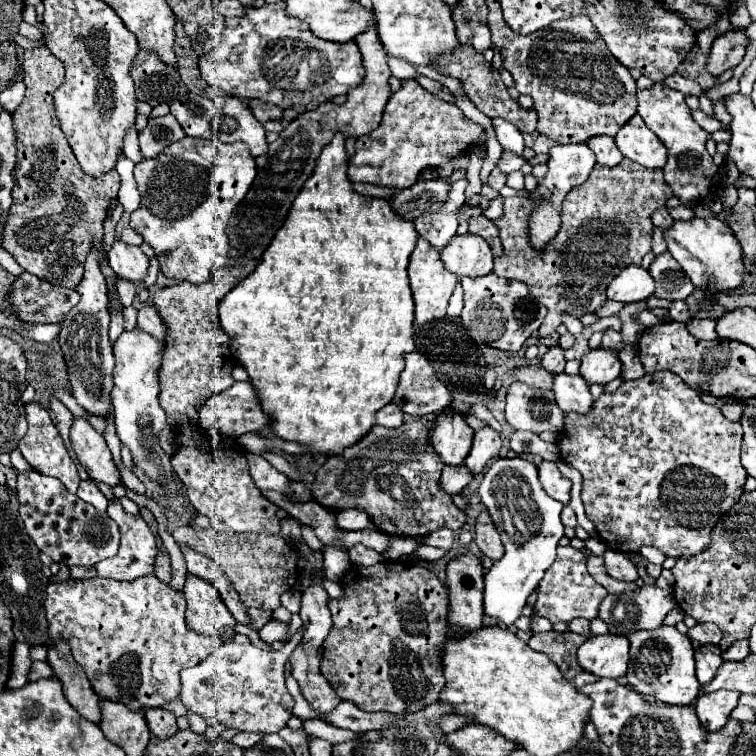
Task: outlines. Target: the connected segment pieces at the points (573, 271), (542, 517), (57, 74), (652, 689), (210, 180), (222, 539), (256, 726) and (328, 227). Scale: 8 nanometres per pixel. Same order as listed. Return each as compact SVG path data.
M624 158L620 164L612 168L596 164L588 180L566 194L562 202L562 212L560 212L560 218L562 218L560 230L544 250L532 250L532 246L528 246L528 218L532 216L532 210L536 204L522 196L504 198L504 218L496 220L496 226L500 228L500 238L504 244L504 256L494 260L494 274L510 280L526 282L530 294L548 308L548 314L542 326L538 328L538 338L546 338L554 334L556 328L562 324L564 314L580 318L604 306L608 282L612 282L612 278L620 274L620 270L624 270L626 266L640 264L644 254L652 250L654 226L650 216L654 210L666 206L666 200L670 196L672 196L672 190L664 182L662 170L648 170L628 158Z
M518 456L494 460L486 470L478 492L506 550L504 558L494 562L484 576L484 614L500 620L504 626L512 626L522 614L528 596L556 558L558 540L564 536L564 524L560 520L564 504L542 490L536 466Z
M32 48L24 52L24 82L26 96L22 104L12 112L14 130L16 130L16 150L18 162L14 168L14 204L8 212L8 222L4 226L4 248L16 258L16 262L30 274L66 288L76 288L84 276L84 262L92 242L104 238L104 220L108 214L110 200L118 196L120 176L116 170L106 174L104 178L92 178L80 170L80 162L76 160L64 132L60 130L60 122L56 122L56 110L52 102L52 94L64 82L64 62L56 58L48 48Z
M658 626L656 630L638 630L628 634L630 640L630 664L628 664L628 684L642 696L654 696L656 700L672 706L690 706L696 702L700 684L696 678L696 666L694 666L694 648L686 634L680 634L676 628L670 626Z
M188 136L162 150L160 156L136 164L134 178L142 200L130 214L130 228L154 248L164 276L200 284L214 268L228 264L228 218L244 200L254 176L256 162L246 144L204 142Z
M178 526L172 530L176 544L182 548L196 550L214 560L234 584L244 606L256 606L262 610L276 610L280 596L296 584L296 562L298 552L282 540L278 534L266 532L234 532L234 530L196 530L192 526Z
M298 628L294 636L286 642L286 646L278 652L266 652L252 644L222 644L200 664L182 670L182 704L190 712L204 716L210 726L224 724L240 732L260 734L278 732L290 720L294 706L294 700L284 684L284 662L290 658L292 650L301 641L302 631L302 628Z
M336 132L334 138L330 140L328 146L324 146L320 158L316 160L316 170L308 178L308 182L302 186L300 194L296 196L292 208L288 210L288 218L284 220L282 228L276 230L270 246L262 254L260 266L246 276L242 282L238 282L226 298L220 302L220 318L222 318L222 328L230 336L230 350L232 354L244 364L250 382L258 390L260 402L264 412L274 416L274 432L276 436L284 440L296 440L302 444L308 444L312 452L322 452L322 454L340 454L346 446L352 446L358 442L372 426L374 426L374 414L392 402L396 386L398 386L398 376L404 370L404 354L414 352L414 340L412 340L412 322L414 322L414 300L408 284L408 256L412 254L416 240L418 240L418 230L414 222L408 222L400 218L392 210L392 202L388 198L370 198L362 196L354 190L354 184L348 180L346 170L348 170L348 152L344 148L346 138L344 134Z

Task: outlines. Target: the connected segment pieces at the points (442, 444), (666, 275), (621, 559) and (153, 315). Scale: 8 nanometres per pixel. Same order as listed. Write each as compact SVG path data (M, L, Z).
M452 412L448 416L440 416L436 426L432 428L432 446L446 466L462 466L464 458L472 448L472 436L474 436L474 430L464 422L464 416L460 412Z
M668 252L656 256L648 272L656 280L656 298L686 300L694 292L692 280L684 274L684 270L680 270L680 264Z
M606 550L604 554L604 564L606 564L606 572L616 578L616 580L626 580L626 582L634 582L638 578L638 568L636 564L626 558L622 552L616 550Z
M146 304L144 308L140 308L140 312L138 312L138 328L140 330L144 330L146 334L150 334L150 336L154 336L156 340L160 340L162 342L162 352L166 350L166 336L168 336L168 332L166 332L166 326L164 326L164 322L162 322L162 318L158 318L160 314L156 312L156 306L152 306L152 304Z

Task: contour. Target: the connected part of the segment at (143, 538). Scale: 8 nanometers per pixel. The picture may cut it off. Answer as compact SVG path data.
M116 498L110 500L106 514L120 526L122 542L120 542L120 550L114 558L106 558L94 566L96 576L98 578L114 578L114 580L136 580L140 576L152 574L152 566L154 566L154 558L156 558L156 538L148 526L148 522L142 518L142 514L130 516Z

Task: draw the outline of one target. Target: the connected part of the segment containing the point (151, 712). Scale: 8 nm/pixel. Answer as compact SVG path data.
M146 708L144 714L146 714L148 728L150 728L150 732L154 736L168 738L168 736L172 736L172 734L178 732L176 716L170 710L166 710L166 708Z

